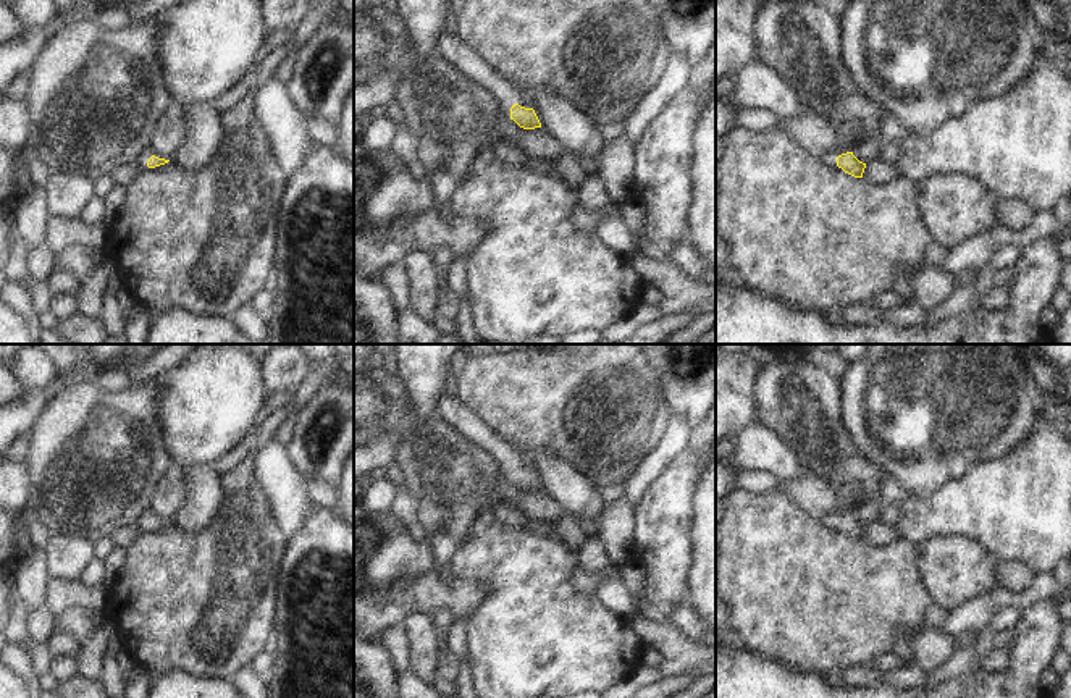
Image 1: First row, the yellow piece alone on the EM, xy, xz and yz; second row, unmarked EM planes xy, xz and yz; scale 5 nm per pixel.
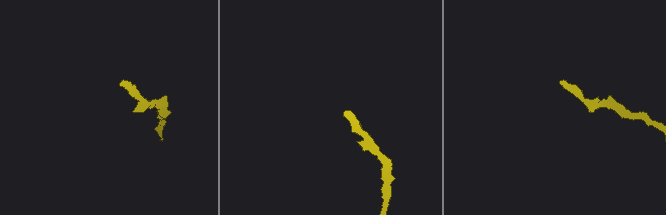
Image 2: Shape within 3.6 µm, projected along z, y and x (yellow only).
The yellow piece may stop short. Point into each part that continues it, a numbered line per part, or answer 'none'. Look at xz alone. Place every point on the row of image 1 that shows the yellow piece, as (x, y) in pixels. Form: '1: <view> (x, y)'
1: xz (466, 60)

